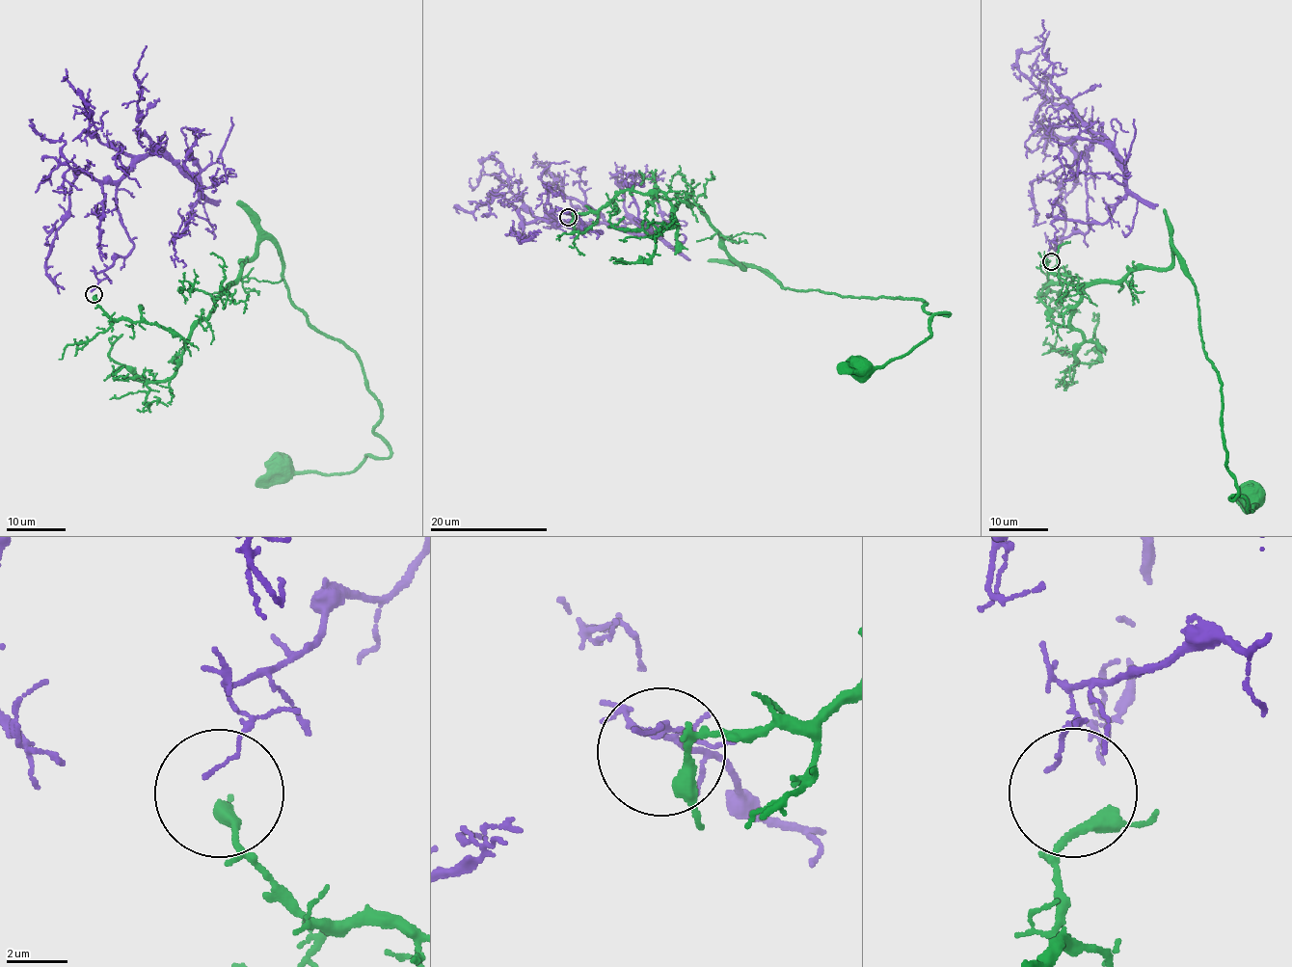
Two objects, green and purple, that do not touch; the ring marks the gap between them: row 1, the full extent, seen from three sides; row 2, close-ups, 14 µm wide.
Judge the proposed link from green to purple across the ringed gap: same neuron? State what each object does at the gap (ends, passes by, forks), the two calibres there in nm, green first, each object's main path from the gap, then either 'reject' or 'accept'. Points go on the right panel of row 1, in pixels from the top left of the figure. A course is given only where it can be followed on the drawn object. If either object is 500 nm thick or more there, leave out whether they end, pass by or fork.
green passes by; purple ends; calibres 400 and 130 nm; course green (1054, 265), (1039, 298), (1058, 325), (1092, 282), (1176, 255), (1217, 371), (1229, 499), (1248, 512), (1251, 498); course purple (1046, 257), (1089, 228), (1087, 160), (1100, 139), (1125, 196), (1103, 223), (1053, 222), (1056, 249); accept

